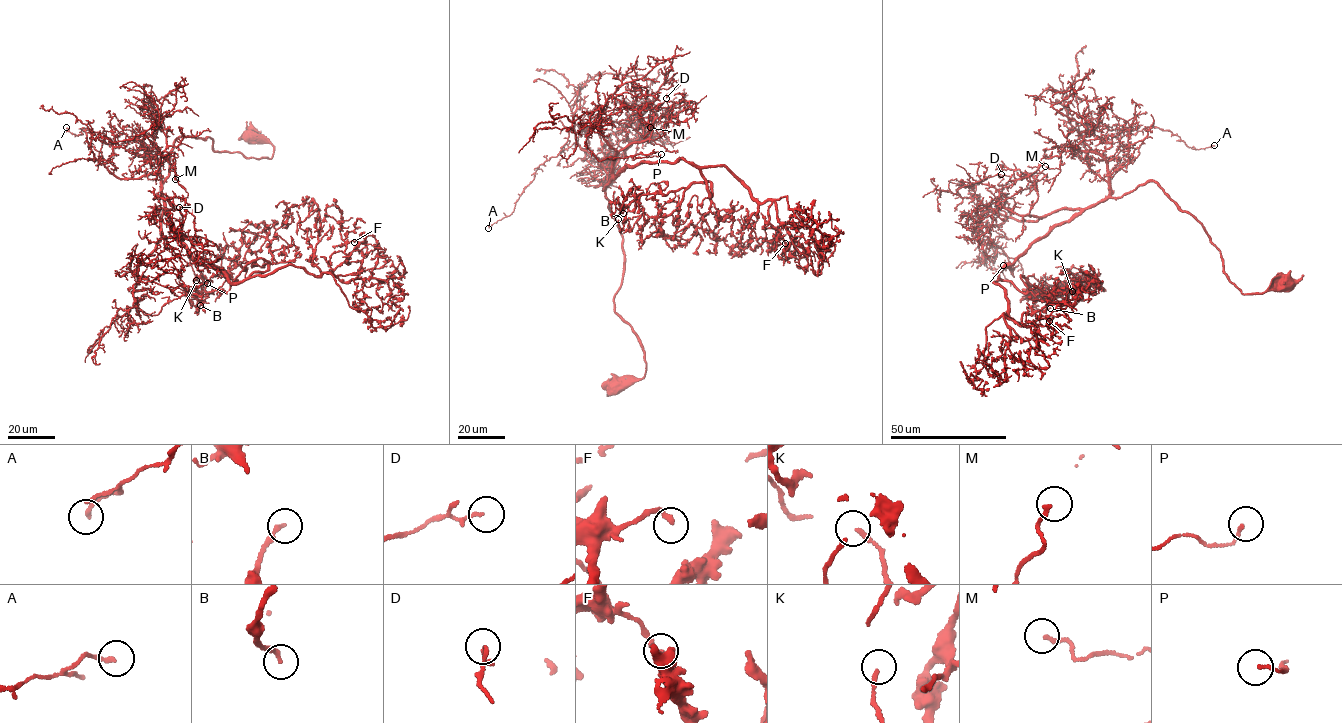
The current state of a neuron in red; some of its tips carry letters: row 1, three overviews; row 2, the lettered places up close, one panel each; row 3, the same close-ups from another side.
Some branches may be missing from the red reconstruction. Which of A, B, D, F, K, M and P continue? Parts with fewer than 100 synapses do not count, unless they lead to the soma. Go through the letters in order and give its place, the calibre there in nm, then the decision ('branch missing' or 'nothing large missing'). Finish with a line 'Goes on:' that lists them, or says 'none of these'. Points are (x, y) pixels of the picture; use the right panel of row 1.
A: place (1214, 145); calibre 190 nm; nothing large missing
B: place (1050, 308); calibre 200 nm; nothing large missing
D: place (1001, 174); calibre 120 nm; nothing large missing
F: place (1049, 321); calibre 240 nm; nothing large missing
K: place (1072, 291); calibre 180 nm; nothing large missing
M: place (1045, 166); calibre 180 nm; nothing large missing
P: place (1003, 265); calibre 110 nm; nothing large missing
Goes on: none of these

